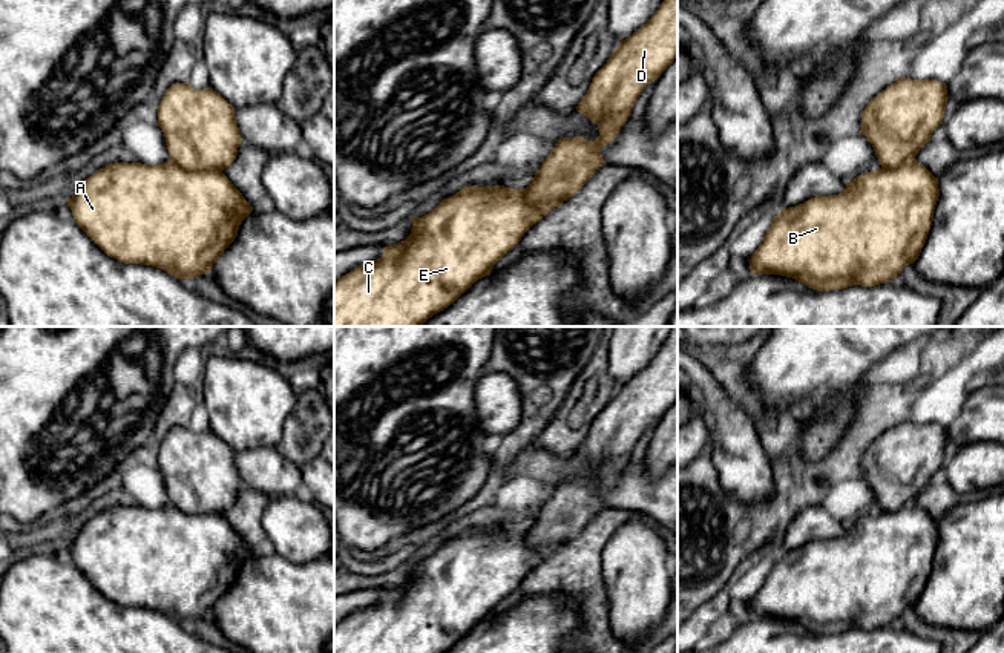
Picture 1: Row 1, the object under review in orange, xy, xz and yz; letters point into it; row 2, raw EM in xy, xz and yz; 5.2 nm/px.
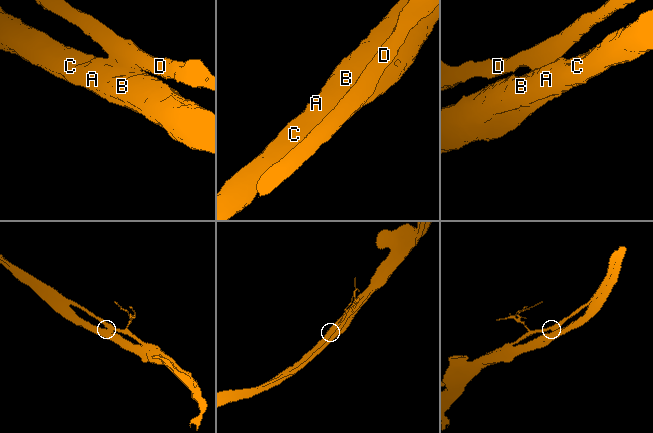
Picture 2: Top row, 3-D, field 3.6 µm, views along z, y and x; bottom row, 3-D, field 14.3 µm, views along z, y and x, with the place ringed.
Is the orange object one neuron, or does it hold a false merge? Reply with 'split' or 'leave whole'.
leave whole

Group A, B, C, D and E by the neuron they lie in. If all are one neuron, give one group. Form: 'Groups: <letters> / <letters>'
Groups: A B C D E

